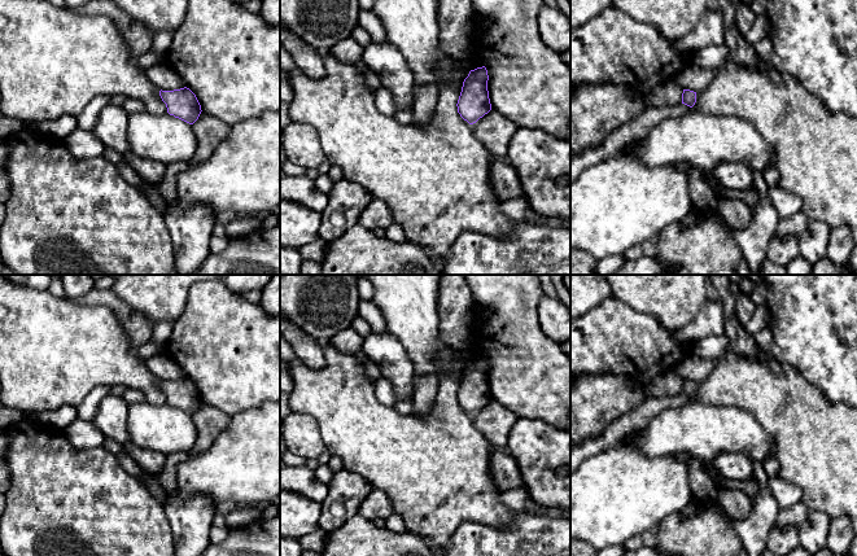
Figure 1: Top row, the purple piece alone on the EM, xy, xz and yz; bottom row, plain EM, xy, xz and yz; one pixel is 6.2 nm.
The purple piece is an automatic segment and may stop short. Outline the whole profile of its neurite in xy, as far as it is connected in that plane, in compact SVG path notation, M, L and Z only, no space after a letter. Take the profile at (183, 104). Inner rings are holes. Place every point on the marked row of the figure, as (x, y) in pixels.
M187 87L174 91L161 89L159 96L166 104L170 115L189 124L193 124L202 111L196 95Z

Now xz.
M482 66L471 70L463 82L456 106L460 117L469 124L476 123L491 110L487 80L487 70Z

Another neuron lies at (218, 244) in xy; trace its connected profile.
M213 235L209 242L210 253L218 254L222 253L228 245L228 238L226 236Z

